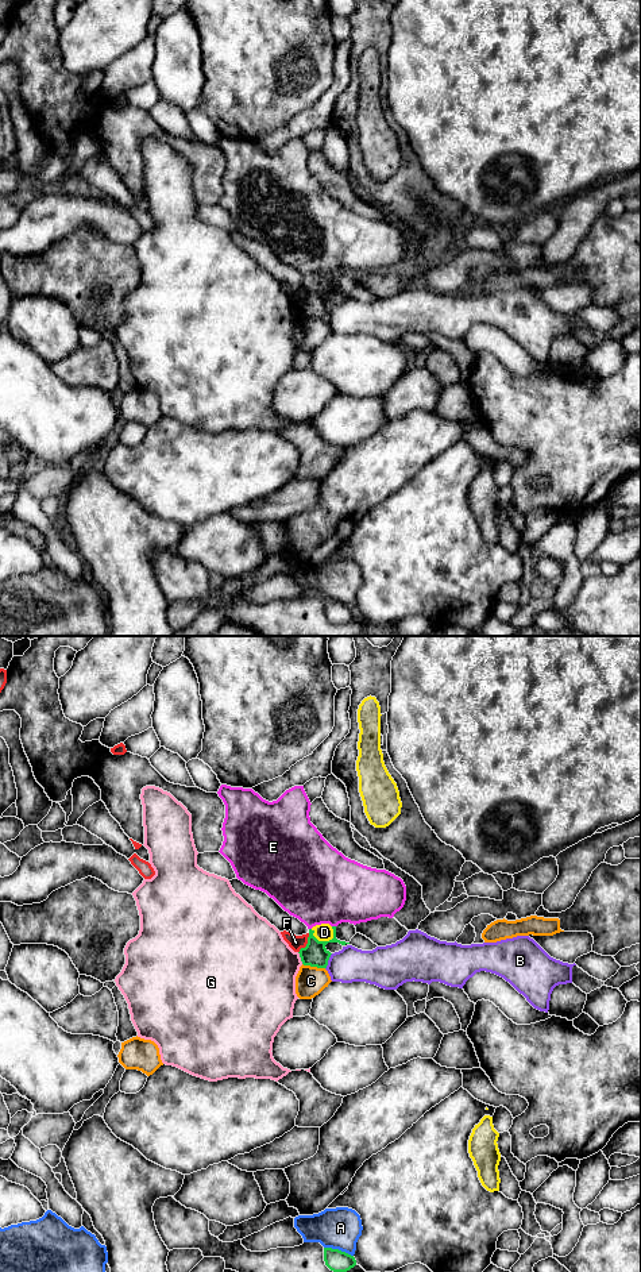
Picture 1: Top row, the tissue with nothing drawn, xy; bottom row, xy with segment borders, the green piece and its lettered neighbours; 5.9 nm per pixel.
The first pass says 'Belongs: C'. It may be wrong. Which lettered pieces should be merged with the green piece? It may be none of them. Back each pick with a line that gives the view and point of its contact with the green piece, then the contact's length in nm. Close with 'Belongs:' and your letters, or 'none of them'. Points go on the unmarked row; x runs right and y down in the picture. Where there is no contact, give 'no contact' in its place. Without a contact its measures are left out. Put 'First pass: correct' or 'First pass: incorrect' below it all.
Belongs: none of them
First pass: incorrect

